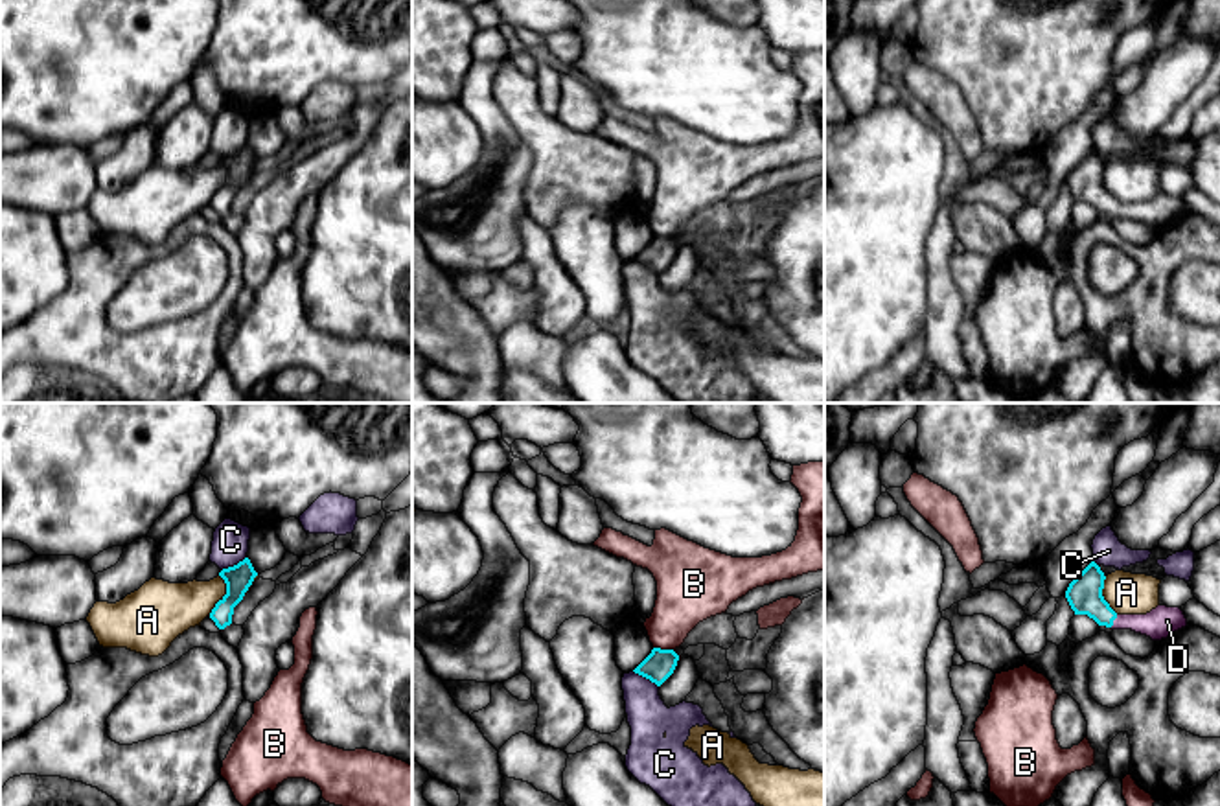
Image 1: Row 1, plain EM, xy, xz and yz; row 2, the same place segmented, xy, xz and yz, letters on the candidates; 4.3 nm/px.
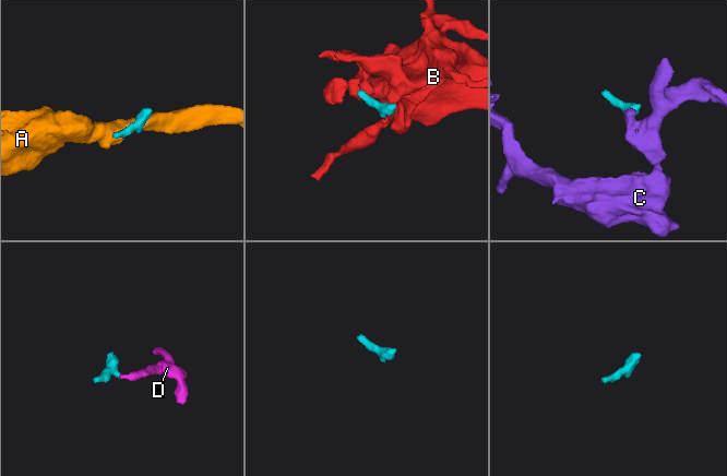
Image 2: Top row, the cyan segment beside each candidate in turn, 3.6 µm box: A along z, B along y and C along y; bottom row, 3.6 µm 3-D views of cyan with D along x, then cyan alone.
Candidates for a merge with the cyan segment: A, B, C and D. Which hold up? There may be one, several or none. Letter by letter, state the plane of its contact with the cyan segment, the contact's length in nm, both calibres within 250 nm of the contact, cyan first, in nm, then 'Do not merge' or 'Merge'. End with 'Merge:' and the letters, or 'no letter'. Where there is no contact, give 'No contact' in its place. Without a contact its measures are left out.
A: Touches cyan in xy. Shared border 190 nm. Thickness 120 nm (cyan) against 240 nm. Do not merge
B: Touches cyan in xz. Shared border 100 nm. Thickness 140 nm (cyan) against 260 nm. Do not merge
C: Touches cyan in xy. Shared border 130 nm. Thickness 120 nm (cyan) against 160 nm. Do not merge
D: Touches cyan in yz. Shared border 70 nm. Thickness 160 nm (cyan) against 140 nm. Merge
Merge: D

